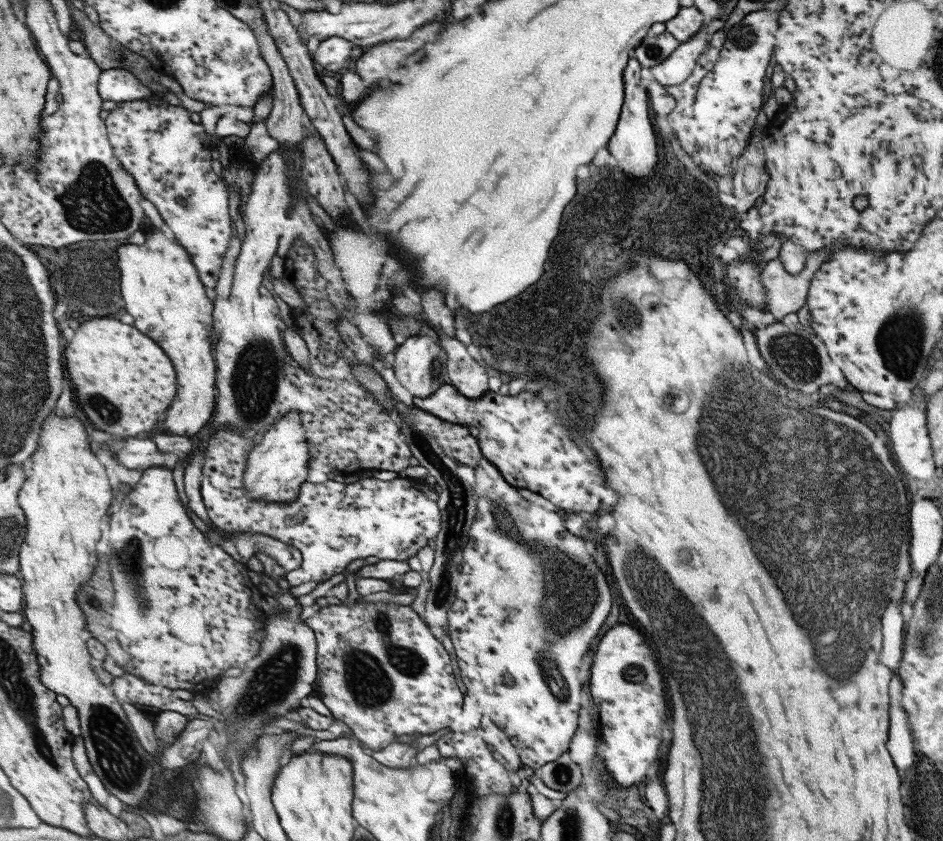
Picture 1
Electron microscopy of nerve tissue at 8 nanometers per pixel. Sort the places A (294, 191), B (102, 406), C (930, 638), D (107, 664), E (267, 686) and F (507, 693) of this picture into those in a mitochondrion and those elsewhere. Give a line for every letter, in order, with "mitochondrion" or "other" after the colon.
A: other
B: mitochondrion
C: mitochondrion
D: other
E: mitochondrion
F: other

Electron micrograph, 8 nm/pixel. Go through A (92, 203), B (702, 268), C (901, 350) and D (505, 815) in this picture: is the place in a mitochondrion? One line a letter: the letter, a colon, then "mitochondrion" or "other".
A: mitochondrion
B: other
C: mitochondrion
D: mitochondrion

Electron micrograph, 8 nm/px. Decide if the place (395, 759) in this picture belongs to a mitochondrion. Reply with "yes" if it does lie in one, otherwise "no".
no

